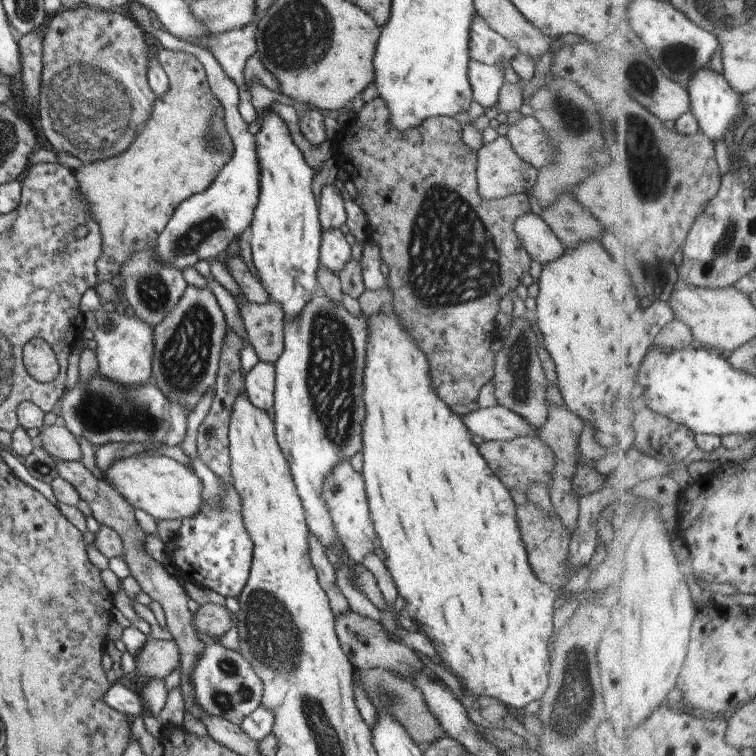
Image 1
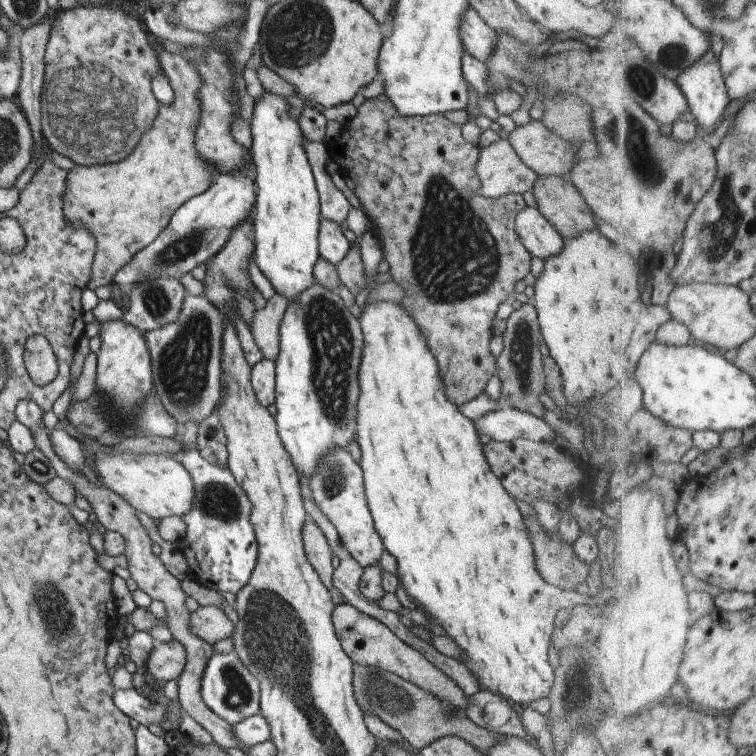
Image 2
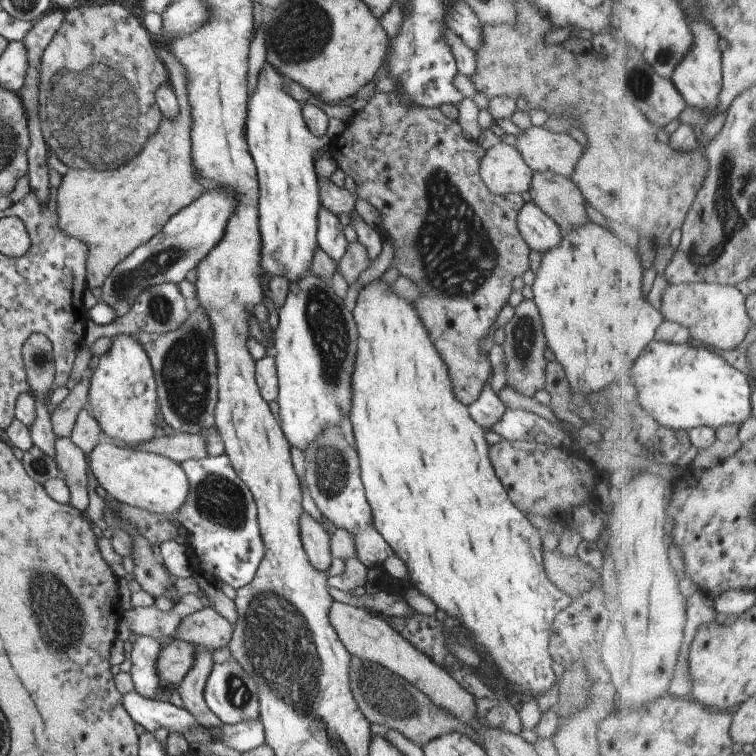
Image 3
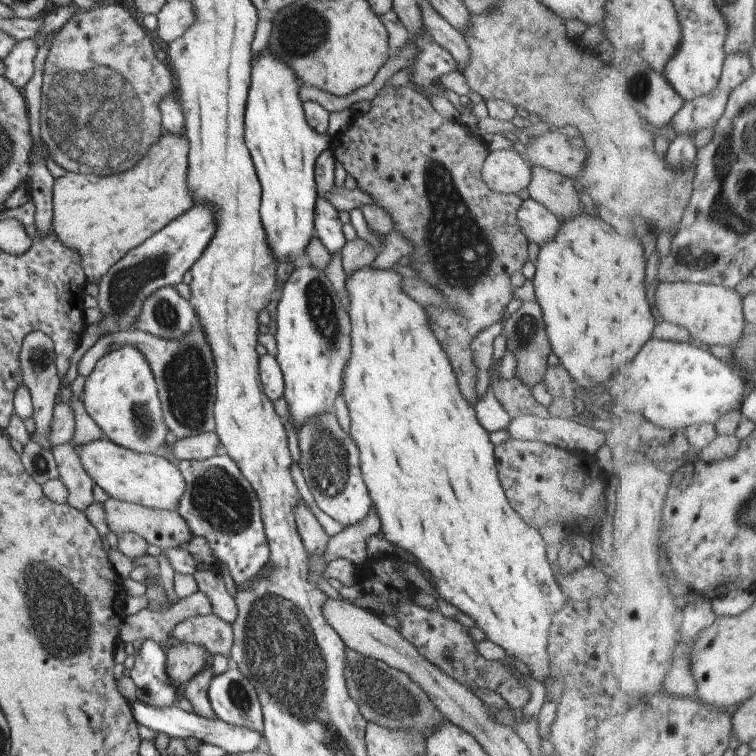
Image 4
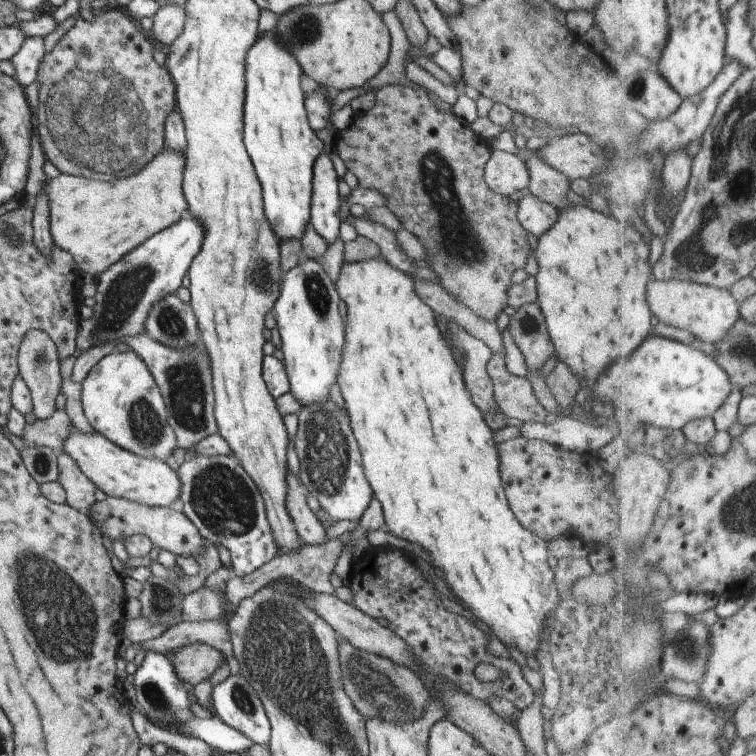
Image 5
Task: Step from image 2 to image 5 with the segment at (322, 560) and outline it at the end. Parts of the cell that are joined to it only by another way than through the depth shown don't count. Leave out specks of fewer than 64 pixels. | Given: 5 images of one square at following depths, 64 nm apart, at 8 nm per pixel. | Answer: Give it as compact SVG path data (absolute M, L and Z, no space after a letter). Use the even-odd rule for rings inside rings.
M287 469L287 494L285 494L285 510L291 518L291 524L298 534L299 540L304 544L319 545L327 541L321 524L311 512L306 499L309 496L307 488L301 480Z

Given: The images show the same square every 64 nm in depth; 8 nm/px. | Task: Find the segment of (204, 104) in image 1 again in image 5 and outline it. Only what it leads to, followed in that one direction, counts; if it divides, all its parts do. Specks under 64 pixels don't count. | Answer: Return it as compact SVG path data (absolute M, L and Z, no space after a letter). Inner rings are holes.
M164 146L153 160L149 160L139 172L135 172L129 178L100 181L59 173L54 179L49 179L45 186L47 220L49 220L49 234L55 248L67 252L81 274L98 277L125 254L143 244L150 236L165 230L181 218L181 212L187 208L182 191L183 166L185 166L184 155Z

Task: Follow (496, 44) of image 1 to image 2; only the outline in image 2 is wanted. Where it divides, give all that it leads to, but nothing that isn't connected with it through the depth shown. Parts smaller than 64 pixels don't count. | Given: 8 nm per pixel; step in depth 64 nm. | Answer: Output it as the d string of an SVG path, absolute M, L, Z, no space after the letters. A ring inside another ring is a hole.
M469 8L469 12L465 12L465 24L461 24L459 38L465 52L483 63L487 60L487 56L491 56L495 48L497 34L483 24L483 20L479 18L475 10Z

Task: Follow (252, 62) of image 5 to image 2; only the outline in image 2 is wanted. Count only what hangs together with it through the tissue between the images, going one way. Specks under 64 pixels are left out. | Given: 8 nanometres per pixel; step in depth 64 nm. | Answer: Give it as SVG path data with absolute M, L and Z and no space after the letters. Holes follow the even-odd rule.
M264 90L259 98L253 98L253 114L247 122L250 132L249 154L253 168L255 202L253 212L253 260L261 274L269 280L274 292L287 298L288 302L295 300L303 290L307 290L315 281L313 278L313 264L317 262L318 244L317 234L320 220L318 192L313 174L303 152L301 142L303 138L299 130L298 120L293 120L287 110L291 106L283 96Z

